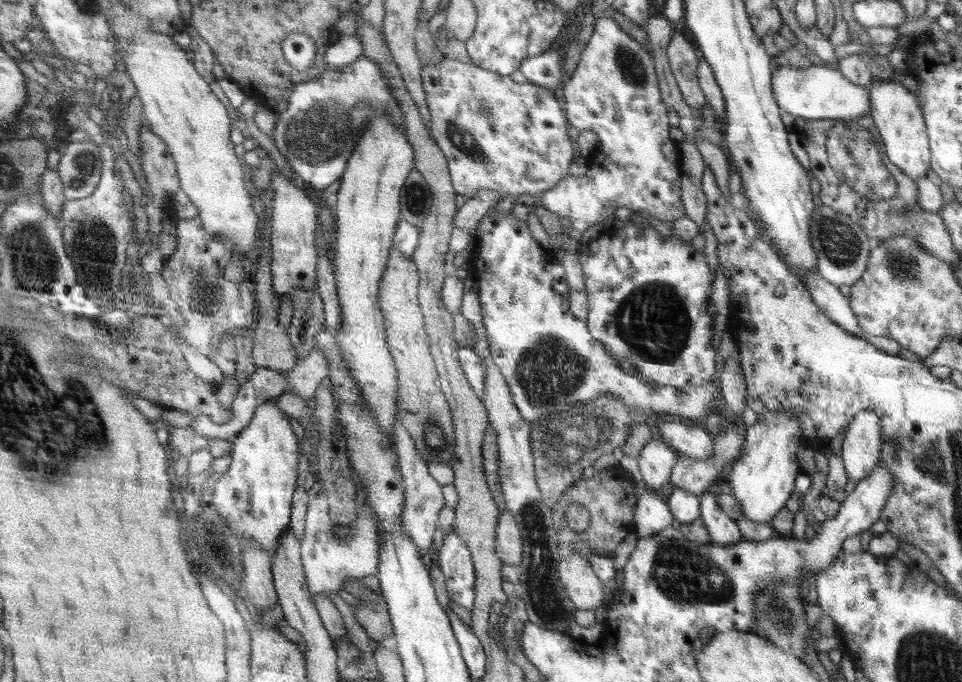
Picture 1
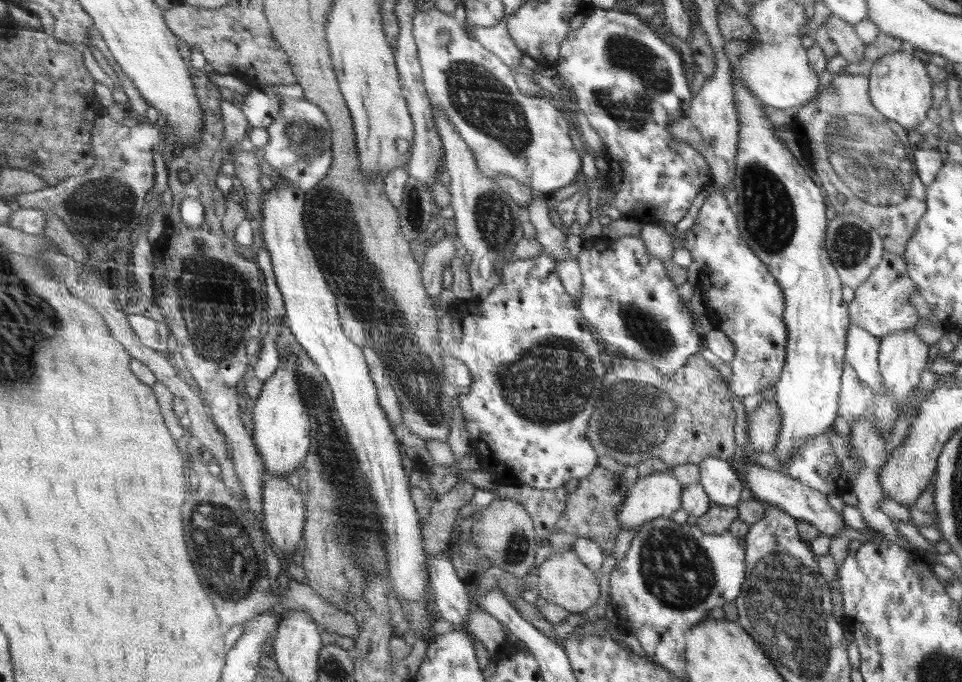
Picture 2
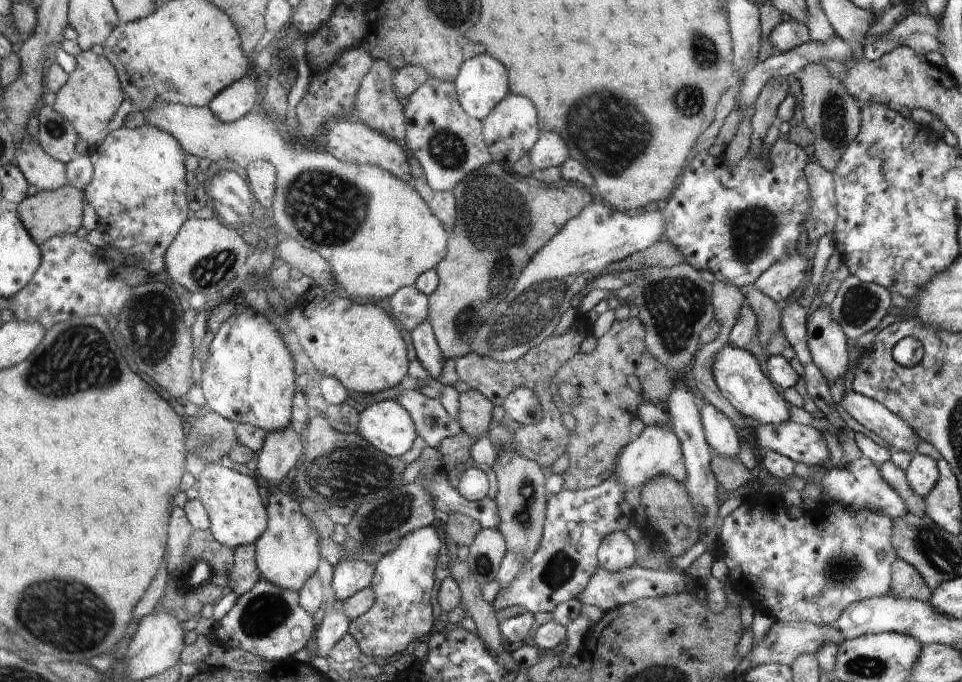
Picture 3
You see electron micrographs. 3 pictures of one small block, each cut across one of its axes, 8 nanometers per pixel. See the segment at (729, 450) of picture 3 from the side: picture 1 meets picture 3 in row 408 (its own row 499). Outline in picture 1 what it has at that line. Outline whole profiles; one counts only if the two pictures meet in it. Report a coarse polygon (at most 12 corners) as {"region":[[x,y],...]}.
{"region":[[717,490],[699,496],[710,542],[730,546],[743,536],[737,519],[717,503]]}

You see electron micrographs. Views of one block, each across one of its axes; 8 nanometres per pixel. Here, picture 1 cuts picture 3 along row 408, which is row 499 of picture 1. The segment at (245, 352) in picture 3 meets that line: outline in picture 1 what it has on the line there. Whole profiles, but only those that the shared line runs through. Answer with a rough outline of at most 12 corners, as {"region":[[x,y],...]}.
{"region":[[270,401],[211,502],[272,556],[290,524],[298,438]]}

